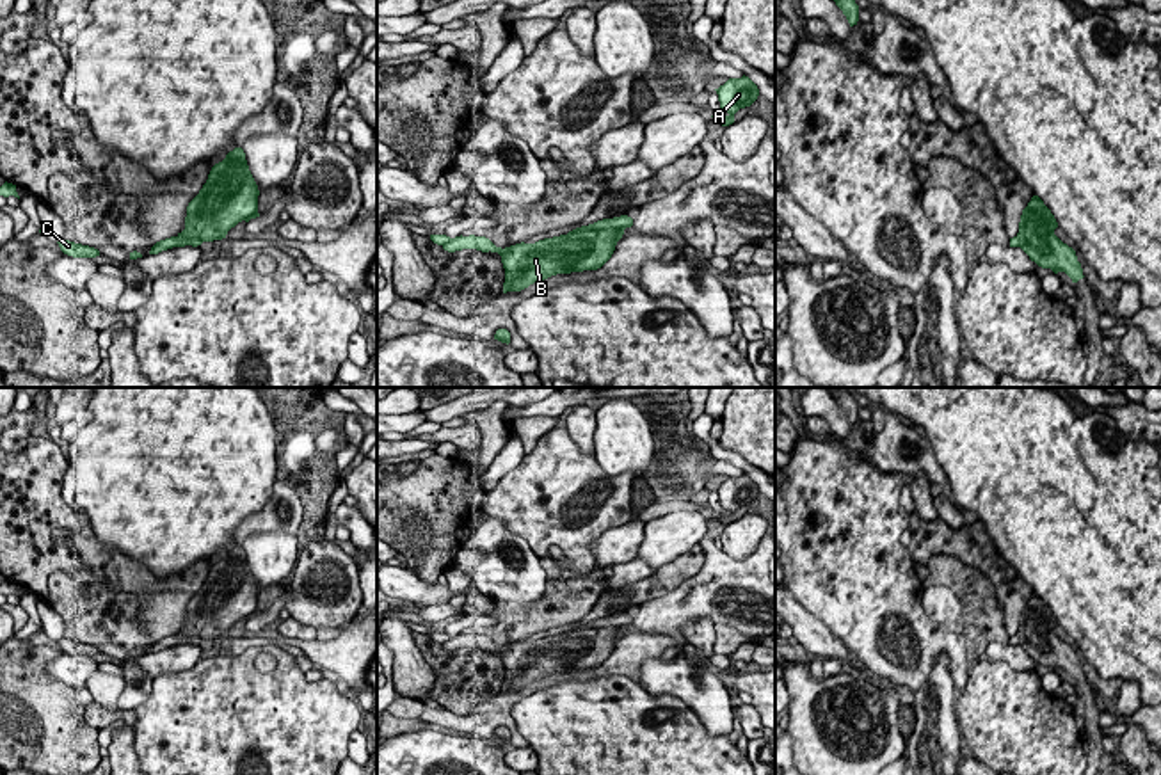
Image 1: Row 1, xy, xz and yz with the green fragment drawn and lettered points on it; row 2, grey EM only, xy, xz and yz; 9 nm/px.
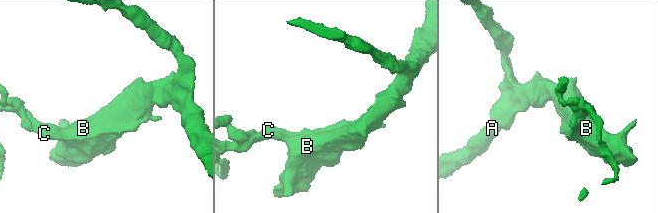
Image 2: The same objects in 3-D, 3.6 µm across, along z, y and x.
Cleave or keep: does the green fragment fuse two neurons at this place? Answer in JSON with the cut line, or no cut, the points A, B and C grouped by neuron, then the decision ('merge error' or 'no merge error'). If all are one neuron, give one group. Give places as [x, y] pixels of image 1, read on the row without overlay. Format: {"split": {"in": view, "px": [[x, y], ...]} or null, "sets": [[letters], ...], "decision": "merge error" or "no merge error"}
{"split": null, "sets": [["A", "B", "C"]], "decision": "no merge error"}

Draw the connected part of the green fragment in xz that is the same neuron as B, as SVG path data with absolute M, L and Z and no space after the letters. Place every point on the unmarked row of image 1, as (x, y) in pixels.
M628 613L603 617L589 624L576 626L567 633L544 636L535 642L516 642L496 645L485 635L430 633L430 638L448 651L476 647L498 651L505 667L503 691L521 690L533 681L556 672L571 672L601 667L613 652L624 627L633 624Z

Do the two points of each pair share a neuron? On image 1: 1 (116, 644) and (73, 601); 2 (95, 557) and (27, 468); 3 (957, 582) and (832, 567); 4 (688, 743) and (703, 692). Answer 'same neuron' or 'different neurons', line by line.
1: same neuron
2: same neuron
3: different neurons
4: different neurons

